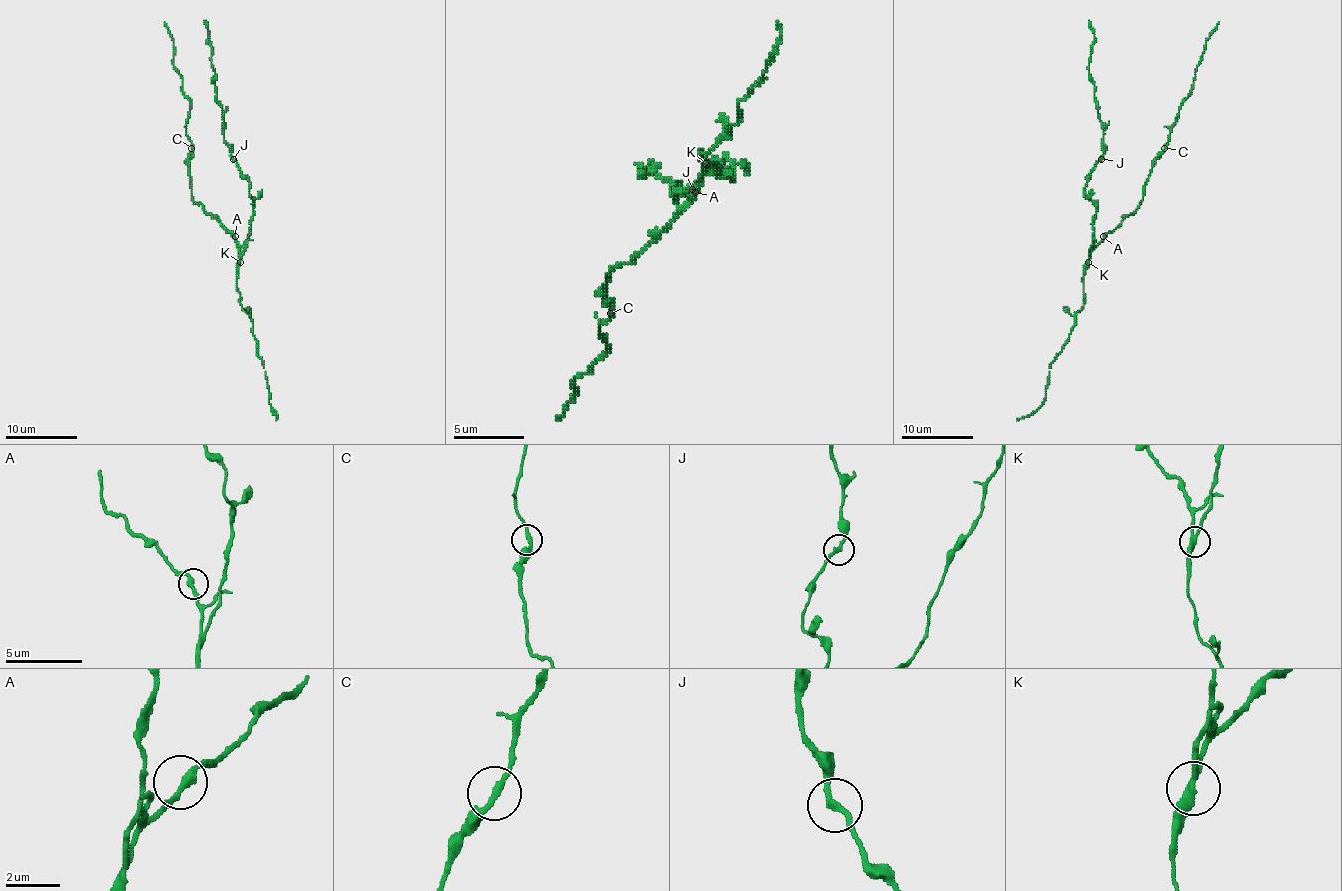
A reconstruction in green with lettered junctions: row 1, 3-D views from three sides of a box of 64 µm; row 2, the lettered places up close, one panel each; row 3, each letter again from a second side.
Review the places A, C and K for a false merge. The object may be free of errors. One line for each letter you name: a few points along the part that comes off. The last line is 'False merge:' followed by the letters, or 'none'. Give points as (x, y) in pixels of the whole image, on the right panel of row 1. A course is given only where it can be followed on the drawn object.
K: foreign part runs (1089, 261), (1096, 206), (1085, 195), (1085, 186), (1103, 153), (1103, 123), (1089, 72), (1094, 29), (1089, 20)
False merge: K

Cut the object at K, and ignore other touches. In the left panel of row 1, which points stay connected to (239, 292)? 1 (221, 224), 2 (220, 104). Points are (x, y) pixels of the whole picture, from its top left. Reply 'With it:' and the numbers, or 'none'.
With it: 1

